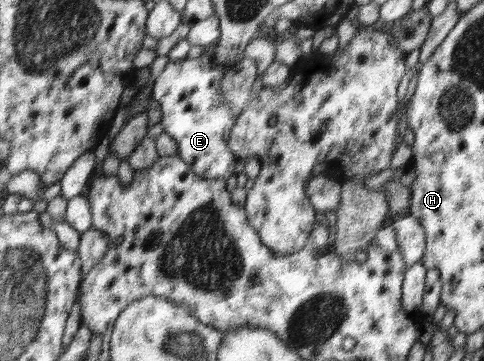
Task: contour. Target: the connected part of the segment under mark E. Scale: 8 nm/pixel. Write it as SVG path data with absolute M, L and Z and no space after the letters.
M214 46L197 59L169 62L157 77L152 88L152 99L160 107L164 133L177 143L177 155L184 159L197 175L205 179L229 179L235 167L235 155L230 150L230 139L241 111L232 111L222 95L221 81L231 67L215 64Z

